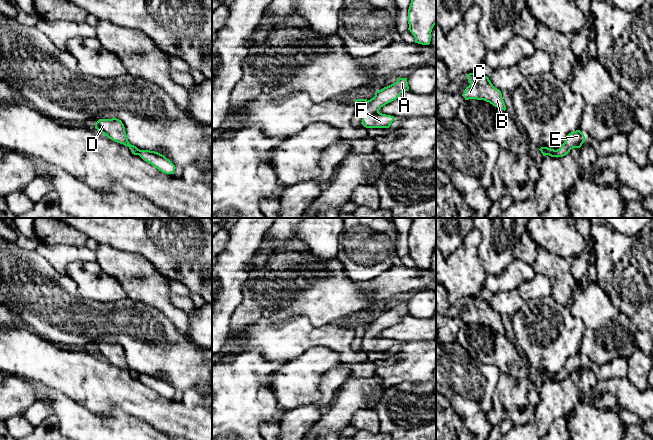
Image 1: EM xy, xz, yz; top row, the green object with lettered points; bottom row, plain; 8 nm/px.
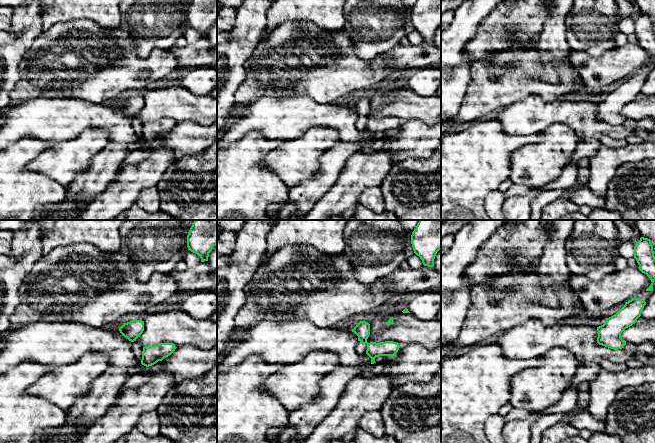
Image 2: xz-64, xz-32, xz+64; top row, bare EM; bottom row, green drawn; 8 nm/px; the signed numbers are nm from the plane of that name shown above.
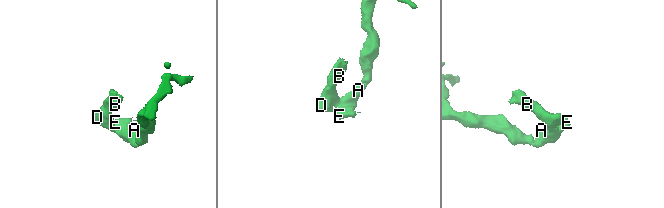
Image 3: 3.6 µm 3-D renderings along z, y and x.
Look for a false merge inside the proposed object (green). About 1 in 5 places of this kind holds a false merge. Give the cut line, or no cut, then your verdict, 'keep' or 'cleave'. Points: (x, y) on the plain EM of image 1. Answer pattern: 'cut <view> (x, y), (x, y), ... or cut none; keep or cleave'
cut xz (367, 325), (361, 340); cleave

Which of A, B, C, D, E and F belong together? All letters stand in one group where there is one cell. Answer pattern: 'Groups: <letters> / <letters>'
Groups: A E F / B C D

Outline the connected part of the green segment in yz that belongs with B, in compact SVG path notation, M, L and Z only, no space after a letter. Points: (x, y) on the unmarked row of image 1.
M469 297L467 303L470 309L462 318L465 324L484 324L501 334L506 334L501 315L493 310L487 300Z

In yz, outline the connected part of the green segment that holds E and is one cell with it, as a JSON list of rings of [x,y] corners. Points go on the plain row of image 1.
[[[580,354],[569,357],[564,367],[559,373],[553,375],[549,380],[551,381],[563,381],[570,376],[573,372],[580,372],[585,365],[585,360]]]

